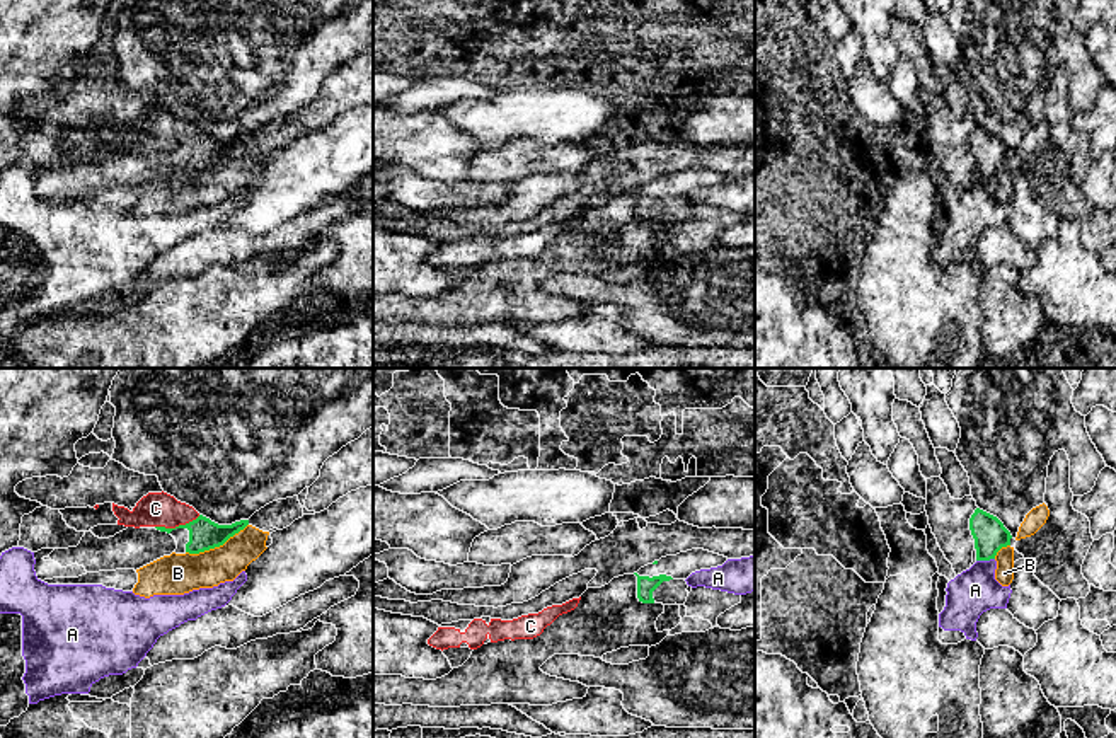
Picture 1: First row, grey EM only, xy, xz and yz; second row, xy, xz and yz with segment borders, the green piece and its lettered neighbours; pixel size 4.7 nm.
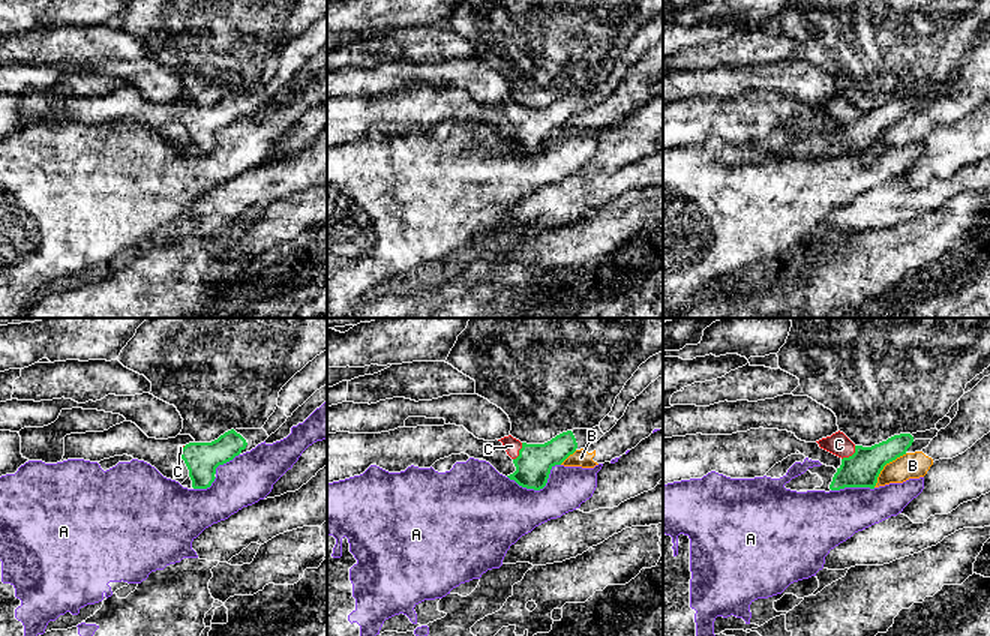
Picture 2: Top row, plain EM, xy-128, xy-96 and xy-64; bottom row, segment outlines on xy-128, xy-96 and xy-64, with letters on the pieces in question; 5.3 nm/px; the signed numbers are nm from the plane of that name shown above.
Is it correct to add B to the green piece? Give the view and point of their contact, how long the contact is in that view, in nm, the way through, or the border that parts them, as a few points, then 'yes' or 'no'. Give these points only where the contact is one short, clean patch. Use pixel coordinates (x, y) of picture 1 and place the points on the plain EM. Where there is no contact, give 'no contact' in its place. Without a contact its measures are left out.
xy (217, 164) | 320 nm | along xy (247, 142), (218, 164), (186, 171) | no

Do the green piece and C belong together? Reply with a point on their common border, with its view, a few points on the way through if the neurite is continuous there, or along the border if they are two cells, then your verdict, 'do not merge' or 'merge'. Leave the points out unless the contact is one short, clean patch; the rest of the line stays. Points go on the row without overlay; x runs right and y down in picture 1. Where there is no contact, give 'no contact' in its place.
meets green in xy at (179, 144); runs through xy (203, 152), (193, 142), (179, 144), (167, 132), (155, 126); merge

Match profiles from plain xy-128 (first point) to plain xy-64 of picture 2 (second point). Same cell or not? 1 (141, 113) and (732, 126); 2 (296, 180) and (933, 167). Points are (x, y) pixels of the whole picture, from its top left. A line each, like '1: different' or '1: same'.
1: same
2: different

